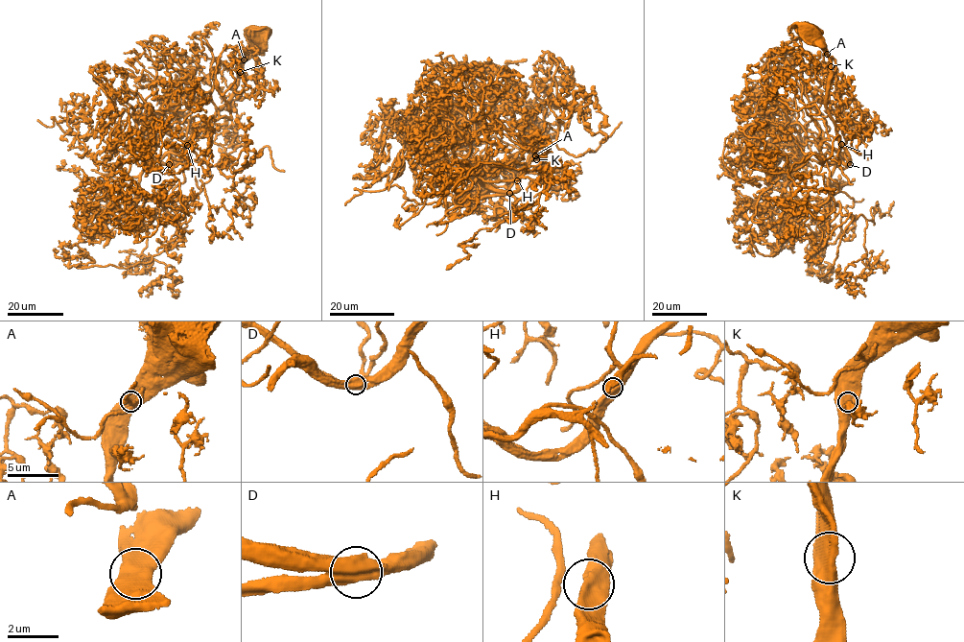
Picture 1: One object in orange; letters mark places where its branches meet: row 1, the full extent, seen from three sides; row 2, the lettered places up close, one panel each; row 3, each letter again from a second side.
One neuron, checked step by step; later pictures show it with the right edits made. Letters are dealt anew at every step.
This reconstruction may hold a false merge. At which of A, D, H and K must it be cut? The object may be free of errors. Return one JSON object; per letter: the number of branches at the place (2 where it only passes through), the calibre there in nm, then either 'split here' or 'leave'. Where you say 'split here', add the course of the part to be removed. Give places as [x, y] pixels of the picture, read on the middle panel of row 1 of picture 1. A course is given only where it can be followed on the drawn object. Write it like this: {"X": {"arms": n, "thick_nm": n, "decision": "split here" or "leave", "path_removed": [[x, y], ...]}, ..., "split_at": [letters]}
{"A": {"arms": 2, "thick_nm": 700, "decision": "leave"}, "D": {"arms": 2, "thick_nm": 750, "decision": "leave"}, "H": {"arms": 2, "thick_nm": 650, "decision": "leave"}, "K": {"arms": 2, "thick_nm": 700, "decision": "leave"}, "split_at": []}

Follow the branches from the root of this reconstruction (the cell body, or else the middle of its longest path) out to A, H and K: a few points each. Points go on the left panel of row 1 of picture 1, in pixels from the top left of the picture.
A: (258, 38), (258, 44), (244, 59)
H: (258, 38), (260, 40), (254, 54), (238, 66), (238, 85), (232, 97), (187, 145)
K: (258, 38), (259, 45), (240, 72)

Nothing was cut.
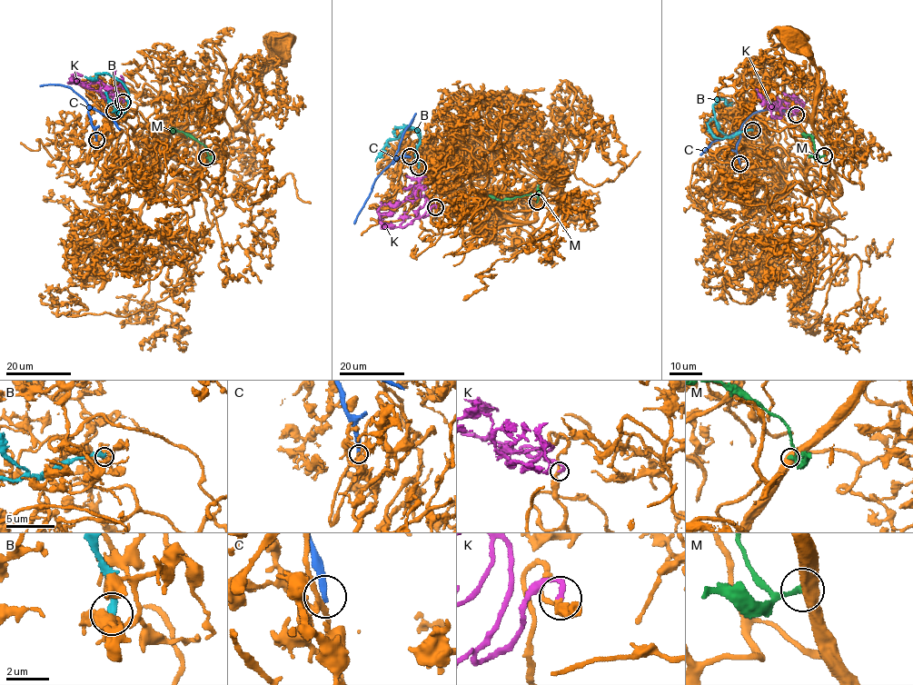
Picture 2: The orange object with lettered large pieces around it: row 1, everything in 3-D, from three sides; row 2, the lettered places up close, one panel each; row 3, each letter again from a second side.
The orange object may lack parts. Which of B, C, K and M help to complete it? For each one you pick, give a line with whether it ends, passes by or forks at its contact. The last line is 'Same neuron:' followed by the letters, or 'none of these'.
K: it ends
Same neuron: K

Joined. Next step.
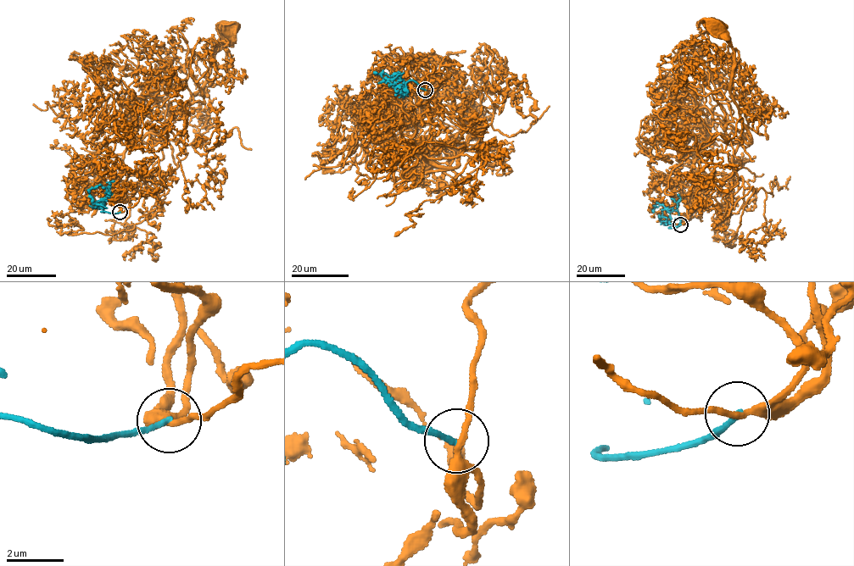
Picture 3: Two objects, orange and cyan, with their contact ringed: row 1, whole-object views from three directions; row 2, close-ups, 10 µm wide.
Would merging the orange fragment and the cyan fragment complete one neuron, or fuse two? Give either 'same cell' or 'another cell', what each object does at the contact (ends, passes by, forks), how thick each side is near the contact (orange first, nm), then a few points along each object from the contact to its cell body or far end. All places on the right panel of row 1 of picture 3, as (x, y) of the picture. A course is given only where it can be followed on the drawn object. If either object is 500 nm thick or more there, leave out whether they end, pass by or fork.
another cell | orange passes by | cyan ends | 240/170 nm | orange via (681, 224), (688, 220), (693, 181), (729, 176), (736, 147), (752, 140), (729, 88), (733, 52), (717, 28) | cyan via (681, 224), (668, 228), (678, 225), (680, 220), (676, 210), (658, 203), (653, 213)

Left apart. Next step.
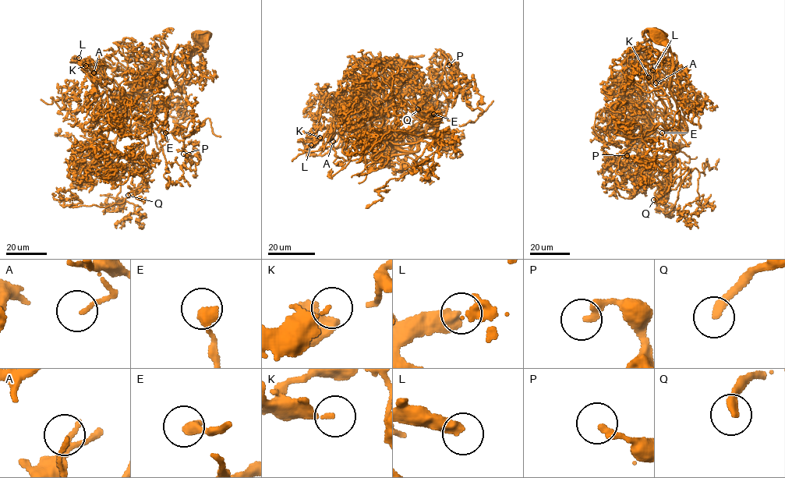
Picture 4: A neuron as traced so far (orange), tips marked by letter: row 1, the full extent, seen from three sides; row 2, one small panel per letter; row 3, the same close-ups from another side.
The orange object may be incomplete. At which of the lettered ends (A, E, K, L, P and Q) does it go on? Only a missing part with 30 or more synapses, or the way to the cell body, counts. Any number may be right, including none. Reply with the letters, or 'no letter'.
E, P, Q

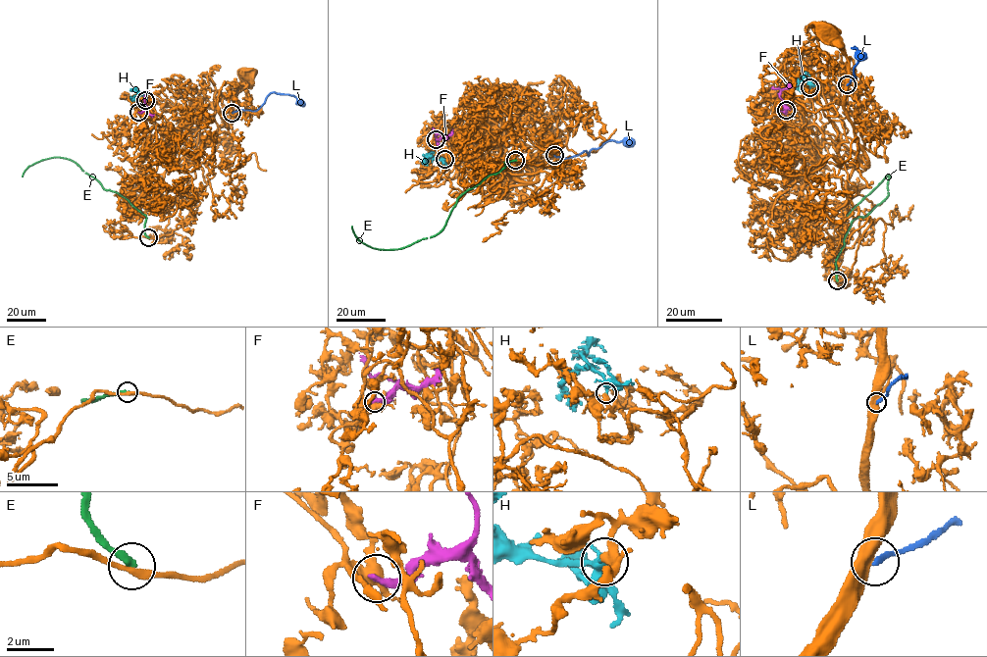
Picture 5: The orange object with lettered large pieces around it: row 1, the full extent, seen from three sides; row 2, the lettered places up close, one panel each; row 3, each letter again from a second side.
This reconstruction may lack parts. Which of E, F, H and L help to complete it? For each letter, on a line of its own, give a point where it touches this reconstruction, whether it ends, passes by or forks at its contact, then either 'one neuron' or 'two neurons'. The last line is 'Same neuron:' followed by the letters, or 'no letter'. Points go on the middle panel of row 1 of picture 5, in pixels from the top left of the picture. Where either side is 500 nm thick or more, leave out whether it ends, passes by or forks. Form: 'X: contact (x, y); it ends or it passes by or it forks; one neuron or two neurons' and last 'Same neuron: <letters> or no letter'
E: contact (515, 160); it ends; two neurons
F: contact (436, 139); it ends; two neurons
H: contact (444, 159); it ends; one neuron
L: contact (554, 155); two neurons
Same neuron: H

